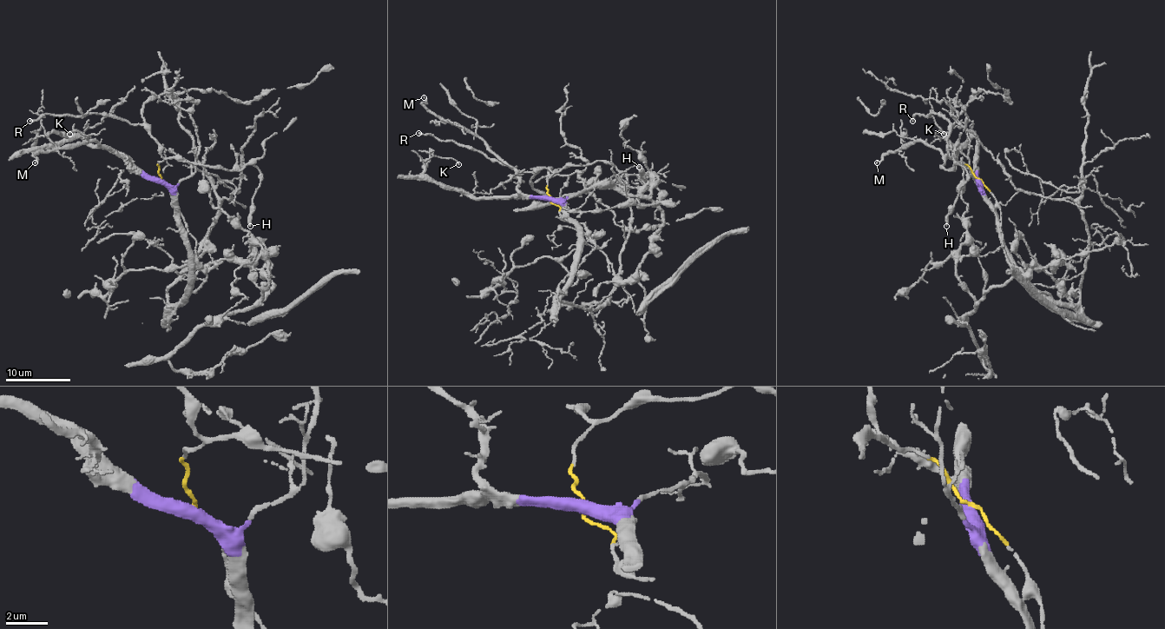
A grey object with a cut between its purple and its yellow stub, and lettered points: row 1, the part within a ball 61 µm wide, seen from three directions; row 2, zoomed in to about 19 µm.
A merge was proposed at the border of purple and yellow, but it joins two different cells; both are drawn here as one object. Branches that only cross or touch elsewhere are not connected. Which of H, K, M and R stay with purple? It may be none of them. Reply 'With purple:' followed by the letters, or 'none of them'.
With purple: K, M

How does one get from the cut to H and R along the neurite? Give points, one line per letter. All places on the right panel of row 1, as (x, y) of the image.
H: (978, 179), (958, 162), (947, 158), (941, 166), (951, 169), (960, 164), (967, 171), (945, 226)
R: (978, 179), (967, 164), (949, 155), (951, 124), (947, 121), (937, 113), (919, 115), (911, 121)

